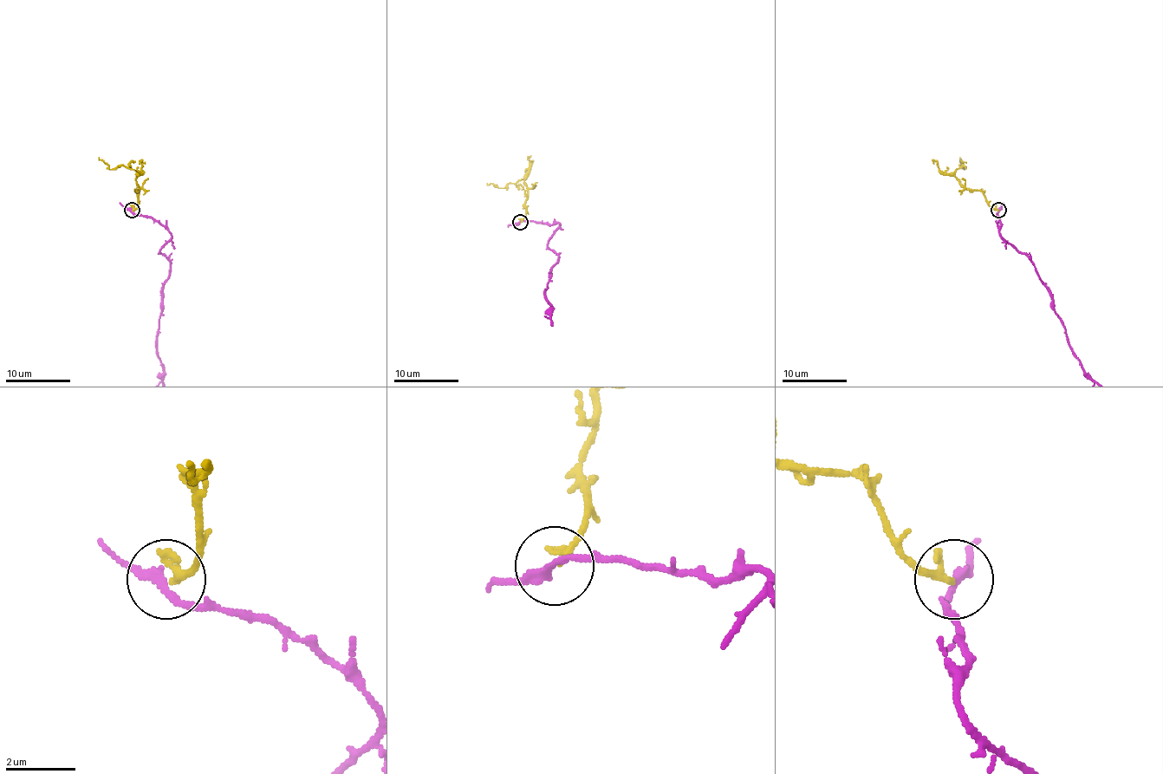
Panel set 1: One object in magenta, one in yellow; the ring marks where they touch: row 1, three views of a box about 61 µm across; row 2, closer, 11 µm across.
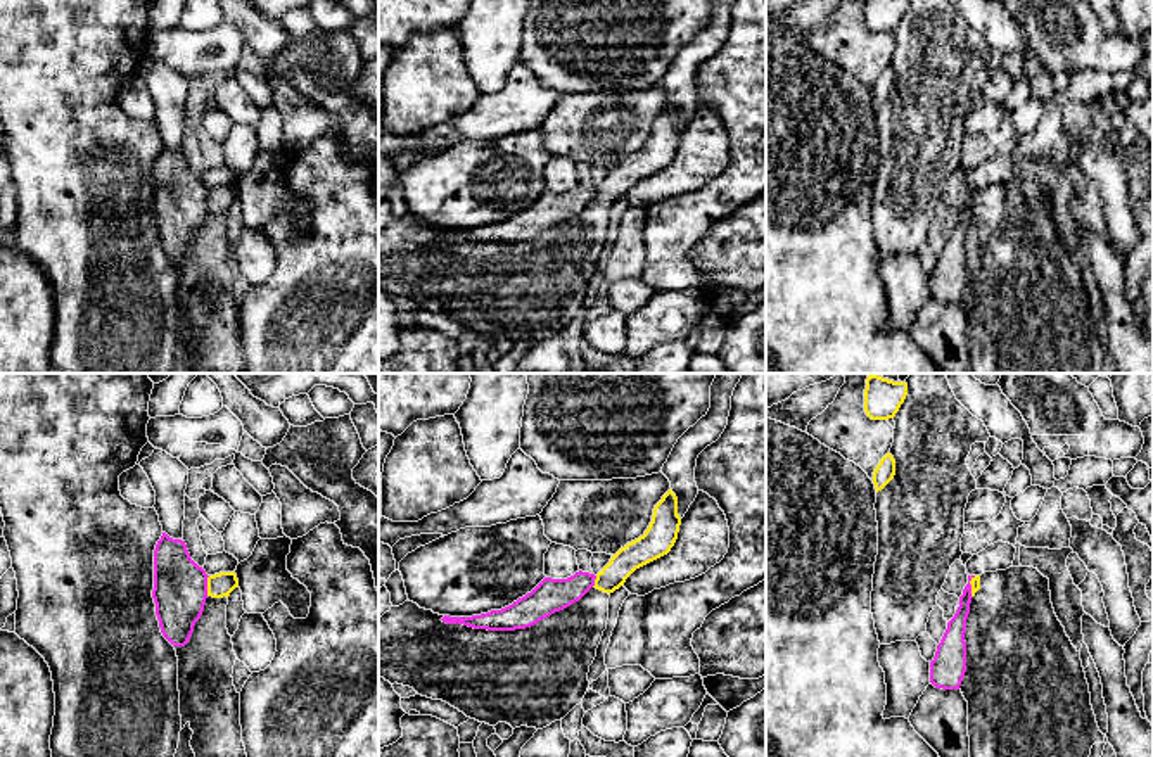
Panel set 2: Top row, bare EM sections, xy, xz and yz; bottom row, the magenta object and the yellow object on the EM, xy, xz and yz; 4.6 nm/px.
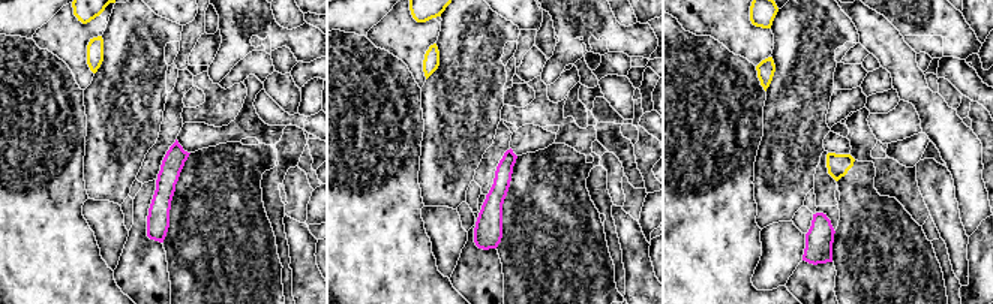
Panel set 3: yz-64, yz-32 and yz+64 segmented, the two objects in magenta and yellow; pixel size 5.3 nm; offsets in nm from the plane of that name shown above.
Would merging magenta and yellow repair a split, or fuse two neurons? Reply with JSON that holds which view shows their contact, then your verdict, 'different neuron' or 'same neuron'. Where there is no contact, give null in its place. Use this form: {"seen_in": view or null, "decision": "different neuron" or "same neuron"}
{"seen_in": "xy", "decision": "different neuron"}

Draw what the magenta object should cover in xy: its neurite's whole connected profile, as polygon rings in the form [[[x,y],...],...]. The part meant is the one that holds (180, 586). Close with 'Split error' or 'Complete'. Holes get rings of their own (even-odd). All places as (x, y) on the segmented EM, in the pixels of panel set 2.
[[[162,532],[154,550],[152,598],[161,633],[173,646],[188,643],[204,612],[207,577],[190,558],[185,541]]]. Complete

